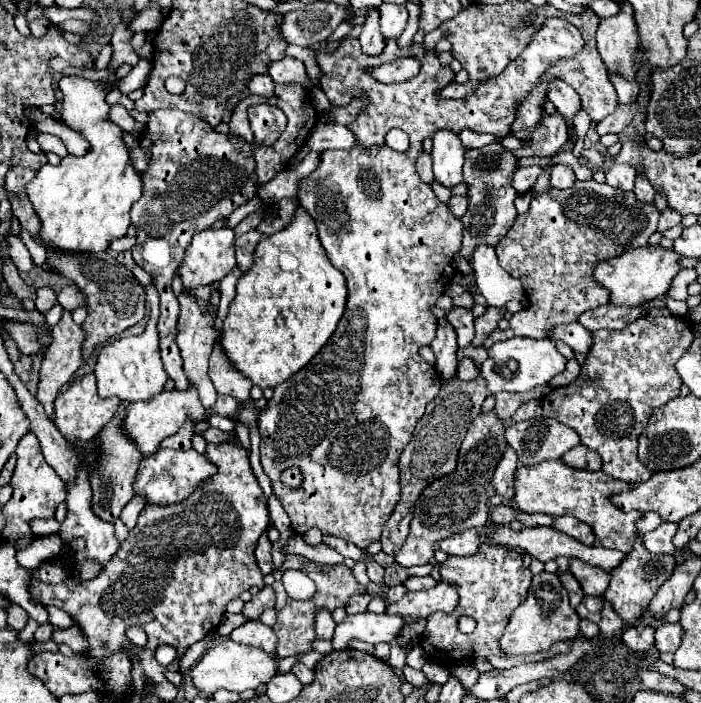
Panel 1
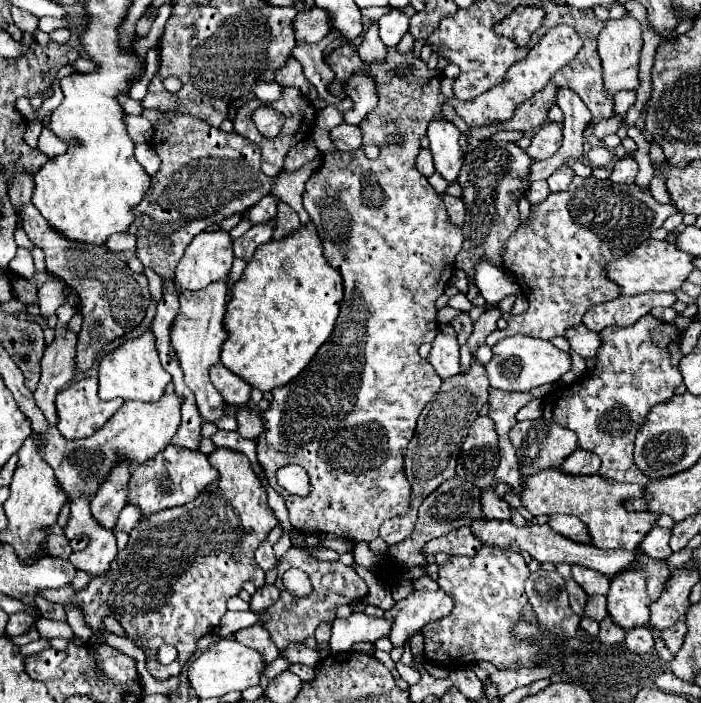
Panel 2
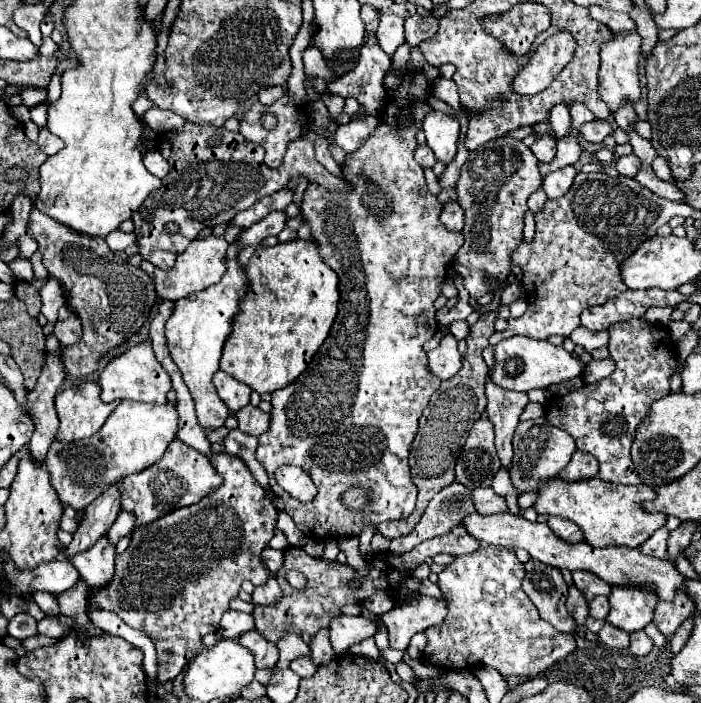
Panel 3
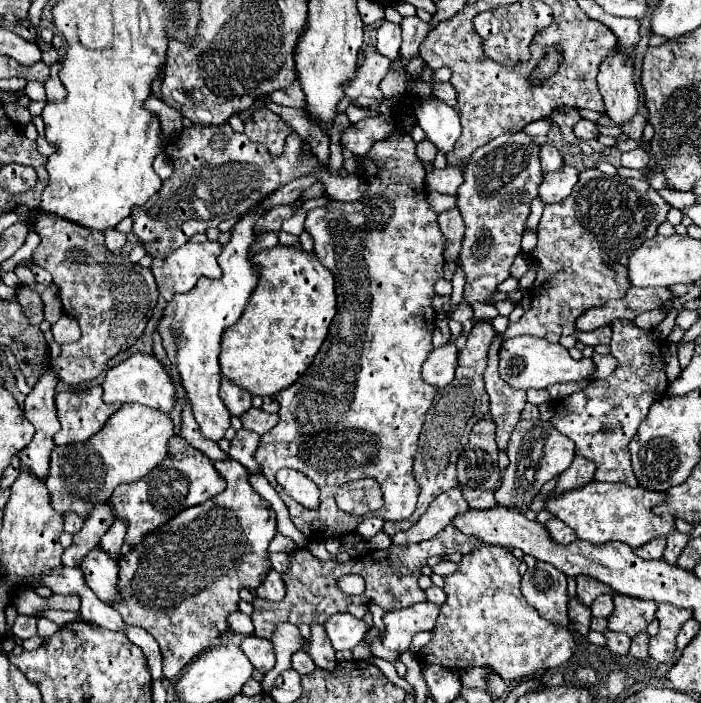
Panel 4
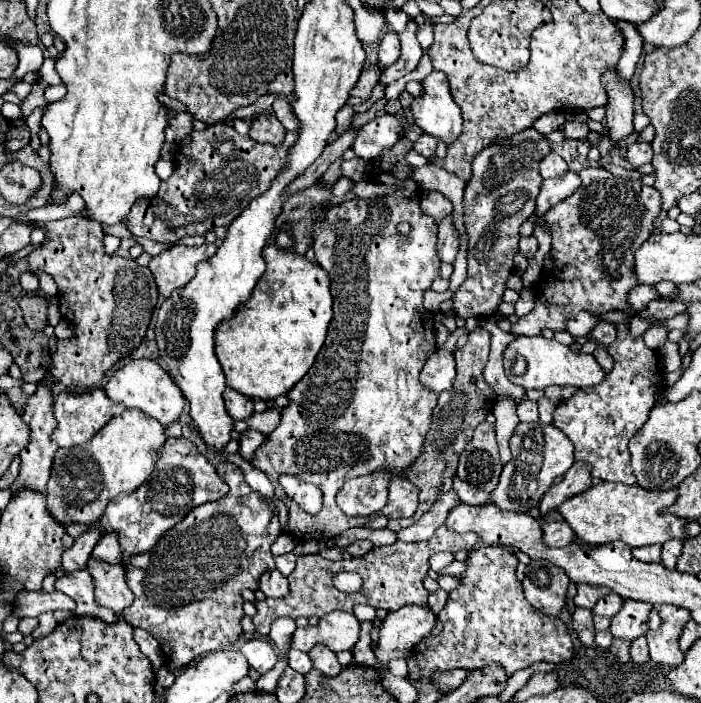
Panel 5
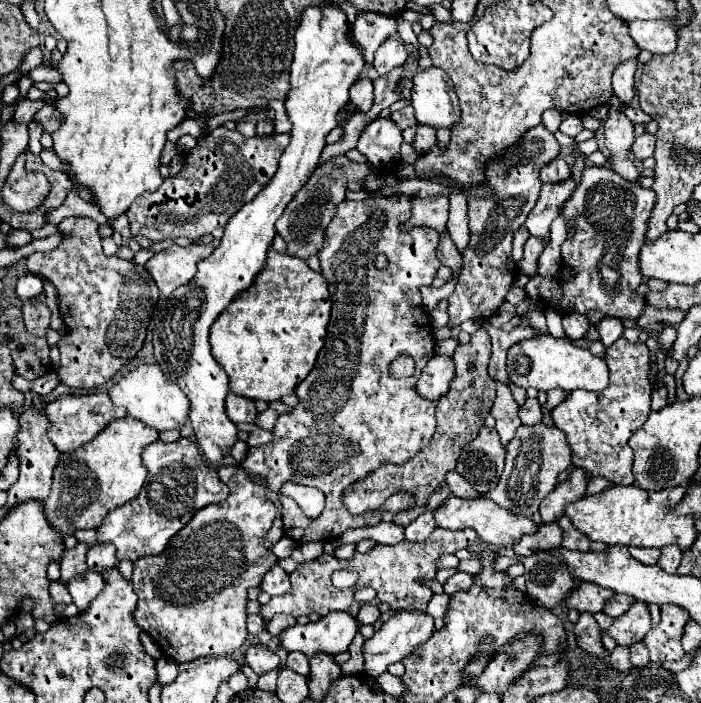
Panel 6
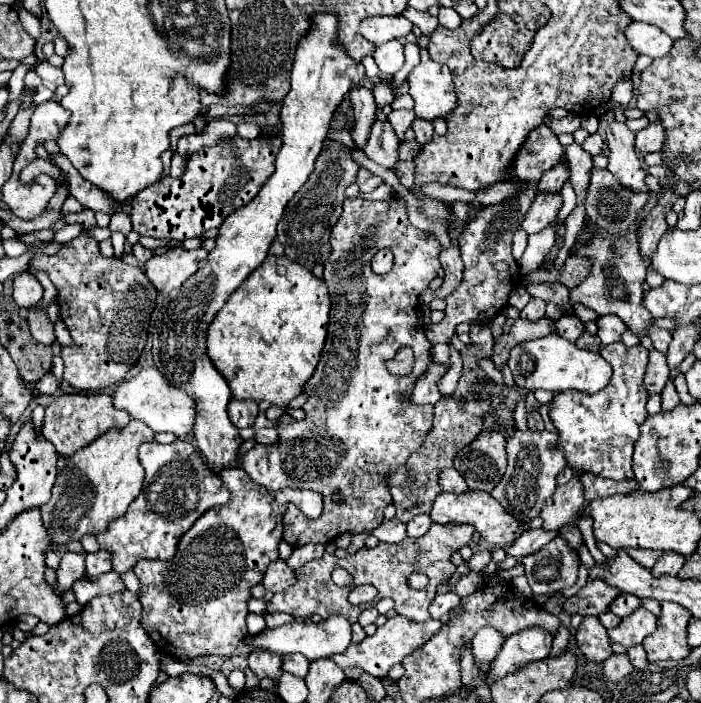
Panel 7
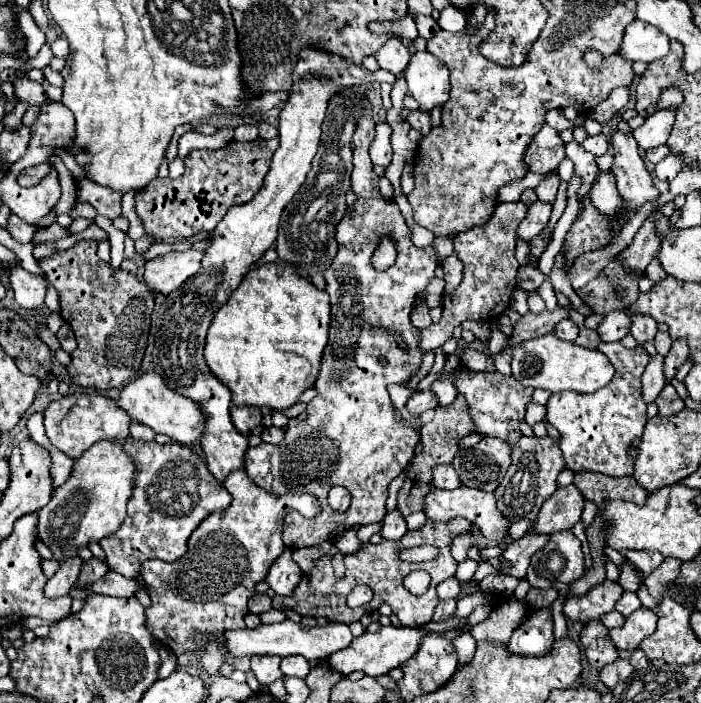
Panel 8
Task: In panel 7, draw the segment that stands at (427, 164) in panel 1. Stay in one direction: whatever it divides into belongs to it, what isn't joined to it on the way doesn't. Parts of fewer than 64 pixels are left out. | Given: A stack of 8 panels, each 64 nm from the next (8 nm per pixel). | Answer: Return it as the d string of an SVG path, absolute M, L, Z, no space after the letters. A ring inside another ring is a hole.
M416 118L416 120L412 122L412 128L414 128L414 132L416 132L416 142L418 142L420 146L426 144L426 142L432 138L432 134L434 134L434 128L432 128L432 122L430 122L430 120Z

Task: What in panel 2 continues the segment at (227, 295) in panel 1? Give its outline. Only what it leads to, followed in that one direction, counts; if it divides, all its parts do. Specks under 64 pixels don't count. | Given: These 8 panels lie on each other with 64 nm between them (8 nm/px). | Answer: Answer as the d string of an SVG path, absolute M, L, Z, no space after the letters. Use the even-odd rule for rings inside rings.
M238 258L234 259L232 269L228 276L230 280L230 282L228 283L228 297L229 298L232 298L233 285L241 278L246 265L247 265L247 262L244 261L243 259L238 259Z

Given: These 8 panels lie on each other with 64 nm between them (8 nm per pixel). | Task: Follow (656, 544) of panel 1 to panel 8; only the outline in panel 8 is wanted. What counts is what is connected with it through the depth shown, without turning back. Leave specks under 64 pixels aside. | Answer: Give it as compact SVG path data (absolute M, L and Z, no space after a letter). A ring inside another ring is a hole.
M628 550L624 552L624 556L628 558L628 562L640 572L642 578L650 576L652 570L656 570L660 566L660 562L664 560L664 556L660 556L660 552L640 552L640 550Z

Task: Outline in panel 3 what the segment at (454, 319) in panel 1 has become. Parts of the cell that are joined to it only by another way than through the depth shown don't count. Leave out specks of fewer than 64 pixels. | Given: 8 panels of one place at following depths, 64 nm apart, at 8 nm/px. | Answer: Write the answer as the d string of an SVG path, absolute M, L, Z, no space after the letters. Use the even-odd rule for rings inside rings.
M466 320L452 322L448 328L450 328L450 334L452 334L456 340L462 340L462 338L466 338L466 336L468 336L468 332L470 332L470 328L468 328Z

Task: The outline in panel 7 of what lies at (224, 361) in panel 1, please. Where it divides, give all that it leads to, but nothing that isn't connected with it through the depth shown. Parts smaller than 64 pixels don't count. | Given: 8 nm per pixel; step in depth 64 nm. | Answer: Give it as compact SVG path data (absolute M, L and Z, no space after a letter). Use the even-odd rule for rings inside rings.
M232 398L228 404L228 416L236 428L250 428L258 416L258 404Z

